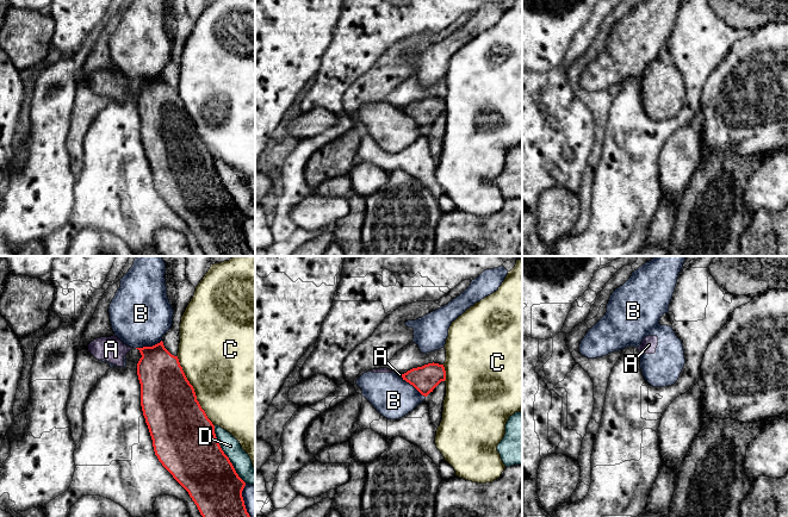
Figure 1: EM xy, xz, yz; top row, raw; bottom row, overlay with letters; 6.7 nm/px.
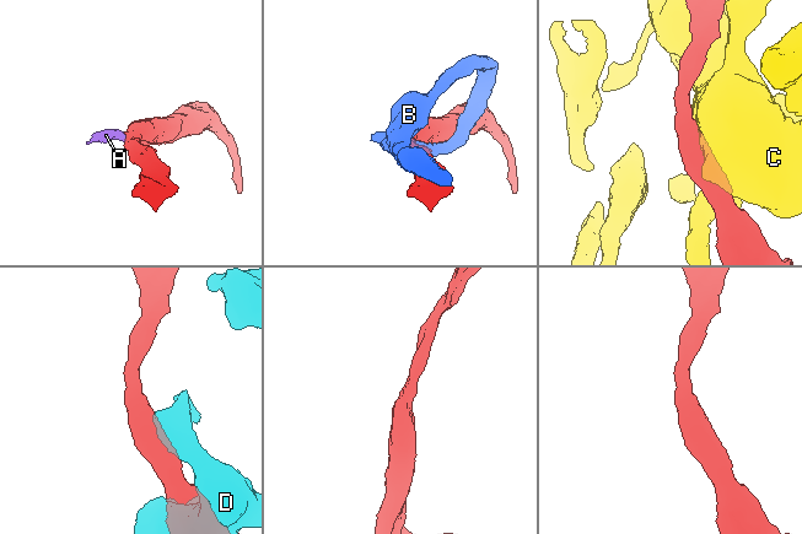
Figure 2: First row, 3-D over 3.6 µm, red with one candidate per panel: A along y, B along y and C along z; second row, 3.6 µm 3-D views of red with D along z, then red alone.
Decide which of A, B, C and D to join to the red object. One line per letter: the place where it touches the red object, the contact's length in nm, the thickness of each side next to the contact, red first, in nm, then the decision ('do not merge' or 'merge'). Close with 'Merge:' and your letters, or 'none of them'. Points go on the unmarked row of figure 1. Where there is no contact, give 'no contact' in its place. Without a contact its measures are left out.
A: xz (402, 110) | 40 nm | 180/20 nm | do not merge
B: xy (148, 80) | 190 nm | 300/420 nm | do not merge
C: xy (193, 124) | 550 nm | 400/480 nm | do not merge
D: xy (224, 187) | 440 nm | 400/130 nm | do not merge
Merge: none of them

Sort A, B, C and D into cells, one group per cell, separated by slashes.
A B / C D

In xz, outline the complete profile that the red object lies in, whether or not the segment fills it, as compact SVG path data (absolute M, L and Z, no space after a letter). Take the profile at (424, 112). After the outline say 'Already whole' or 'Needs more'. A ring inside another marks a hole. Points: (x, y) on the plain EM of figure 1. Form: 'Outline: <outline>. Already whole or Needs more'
Outline: M433 95L412 101L402 107L402 111L427 130L441 114L446 113L446 104L443 98Z. Already whole

